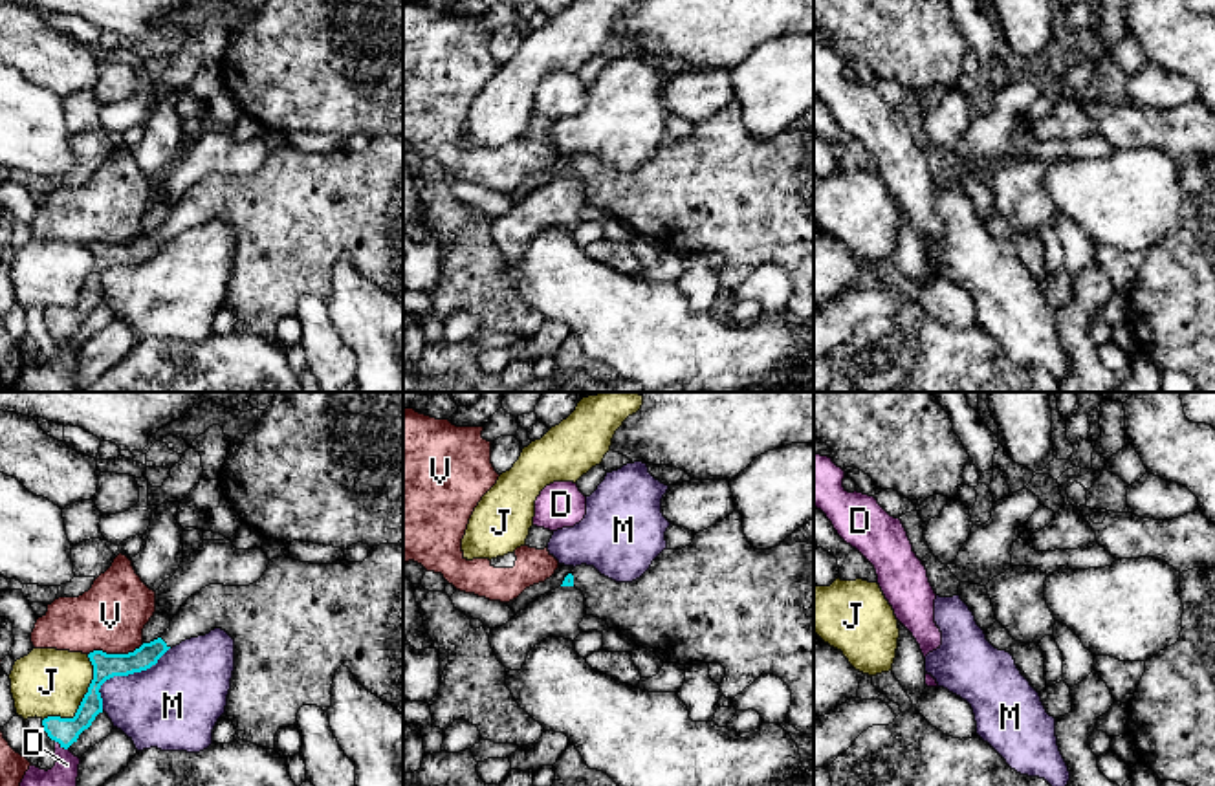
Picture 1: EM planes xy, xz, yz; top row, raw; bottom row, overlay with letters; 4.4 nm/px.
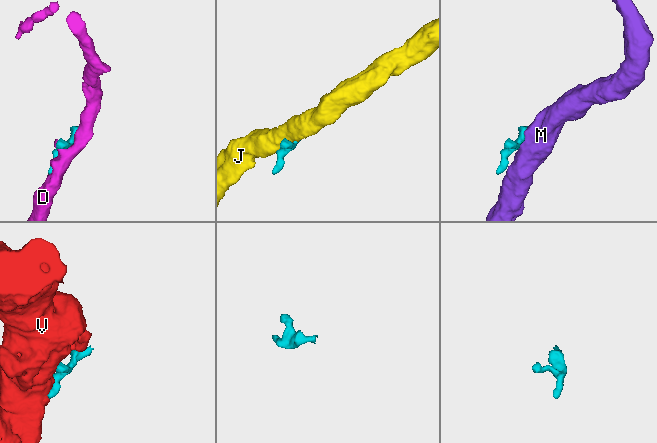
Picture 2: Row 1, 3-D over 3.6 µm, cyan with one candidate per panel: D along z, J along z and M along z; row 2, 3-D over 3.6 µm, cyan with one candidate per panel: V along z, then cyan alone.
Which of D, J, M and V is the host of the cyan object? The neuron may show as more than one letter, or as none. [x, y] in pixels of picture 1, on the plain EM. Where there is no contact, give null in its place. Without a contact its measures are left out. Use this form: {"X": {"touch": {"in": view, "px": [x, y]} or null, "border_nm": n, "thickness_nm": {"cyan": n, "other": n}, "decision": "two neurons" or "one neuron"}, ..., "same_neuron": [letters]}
{"D": {"touch": {"in": "xy", "px": [63, 336]}, "border_nm": 70, "thickness_nm": {"cyan": 120, "other": 220}, "decision": "two neurons"}, "J": {"touch": {"in": "xy", "px": [83, 290]}, "border_nm": 360, "thickness_nm": {"cyan": 120, "other": 300}, "decision": "two neurons"}, "M": {"touch": {"in": "xy", "px": [123, 264]}, "border_nm": 400, "thickness_nm": {"cyan": 110, "other": 380}, "decision": "two neurons"}, "V": {"touch": {"in": "xy", "px": [116, 244]}, "border_nm": 260, "thickness_nm": {"cyan": 110, "other": 300}, "decision": "two neurons"}, "same_neuron": []}

